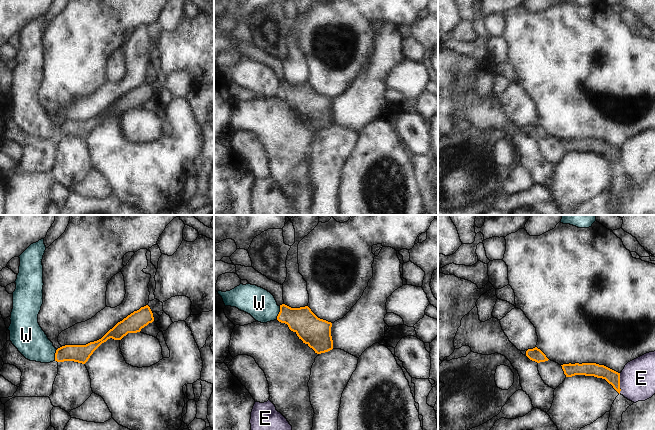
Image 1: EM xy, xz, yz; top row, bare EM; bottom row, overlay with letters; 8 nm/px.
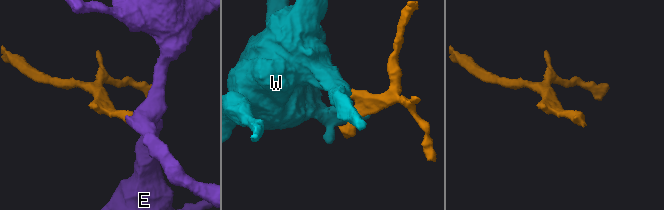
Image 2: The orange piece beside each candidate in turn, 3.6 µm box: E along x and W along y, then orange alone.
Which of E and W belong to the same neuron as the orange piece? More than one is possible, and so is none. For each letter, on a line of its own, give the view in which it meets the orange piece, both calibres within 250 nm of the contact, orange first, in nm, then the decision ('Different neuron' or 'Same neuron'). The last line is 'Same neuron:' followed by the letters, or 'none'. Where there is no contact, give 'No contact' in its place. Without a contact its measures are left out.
E: Touches orange in yz. Thickness 110 nm (orange) against 280 nm. Different neuron
W: Touches orange in xz. Thickness 220 nm (orange) against 240 nm. Different neuron
Same neuron: none.

